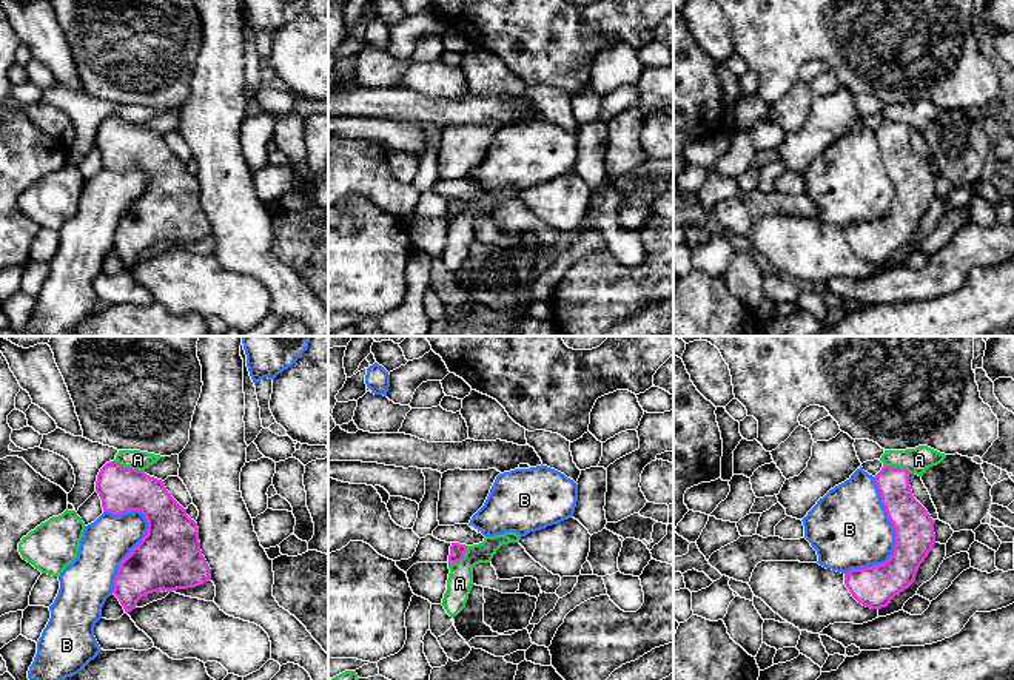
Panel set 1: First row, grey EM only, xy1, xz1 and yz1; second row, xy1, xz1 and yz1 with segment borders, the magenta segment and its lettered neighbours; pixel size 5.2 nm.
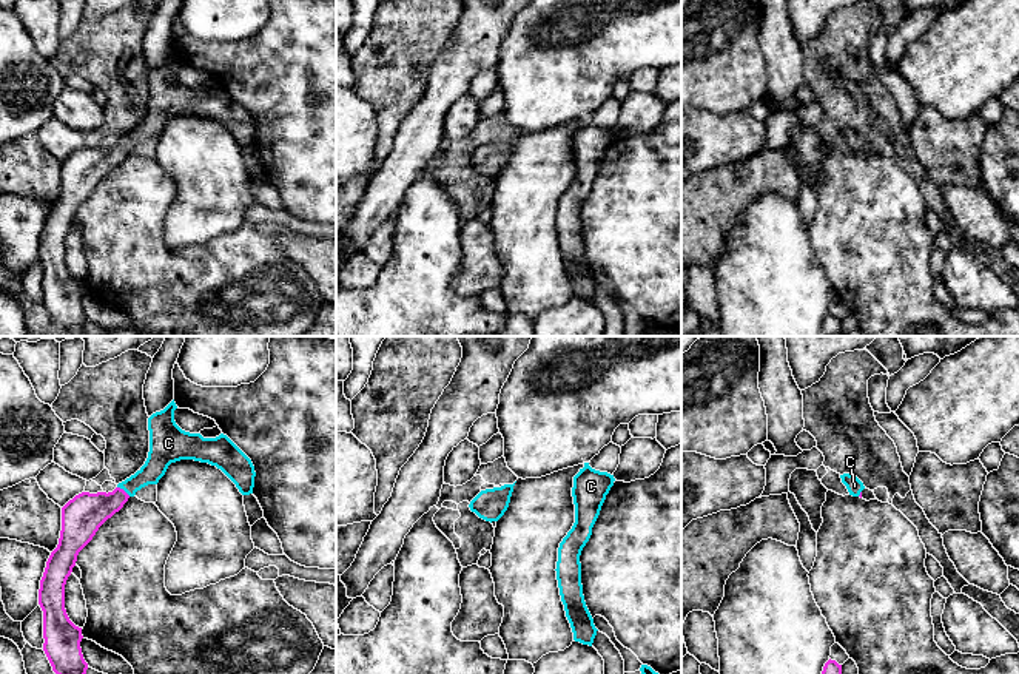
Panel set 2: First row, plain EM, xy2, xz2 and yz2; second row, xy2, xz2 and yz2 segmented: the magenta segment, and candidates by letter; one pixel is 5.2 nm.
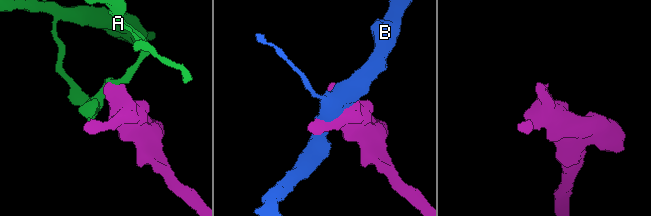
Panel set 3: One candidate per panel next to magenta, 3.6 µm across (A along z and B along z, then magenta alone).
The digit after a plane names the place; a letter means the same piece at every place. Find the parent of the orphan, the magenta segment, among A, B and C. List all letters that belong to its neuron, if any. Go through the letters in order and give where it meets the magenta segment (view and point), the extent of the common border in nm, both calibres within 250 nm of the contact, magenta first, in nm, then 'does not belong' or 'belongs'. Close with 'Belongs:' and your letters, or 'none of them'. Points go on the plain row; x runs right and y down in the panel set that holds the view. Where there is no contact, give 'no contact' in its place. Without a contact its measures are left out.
A: meets magenta in xy1 at (128, 122); contact 170 nm long; 240 nm thick on the magenta side, 100 nm on the other; does not belong
B: meets magenta in yz1 at (896, 195); contact 550 nm long; 200 nm thick on the magenta side, 420 nm on the other; does not belong
C: meets magenta in xy2 at (122, 144); contact 90 nm long; 200 nm thick on the magenta side, 120 nm on the other; belongs
Belongs: C

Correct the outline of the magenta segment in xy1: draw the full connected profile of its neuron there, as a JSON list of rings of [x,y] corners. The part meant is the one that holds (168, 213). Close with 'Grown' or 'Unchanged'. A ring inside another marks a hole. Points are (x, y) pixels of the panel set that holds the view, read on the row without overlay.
[[[109,116],[97,130],[96,146],[102,154],[103,167],[120,170],[140,165],[148,176],[146,190],[120,217],[114,234],[112,248],[126,268],[136,264],[137,256],[148,248],[196,242],[211,234],[211,224],[200,205],[197,177],[171,151],[162,134],[146,130],[145,125]]]. Unchanged

